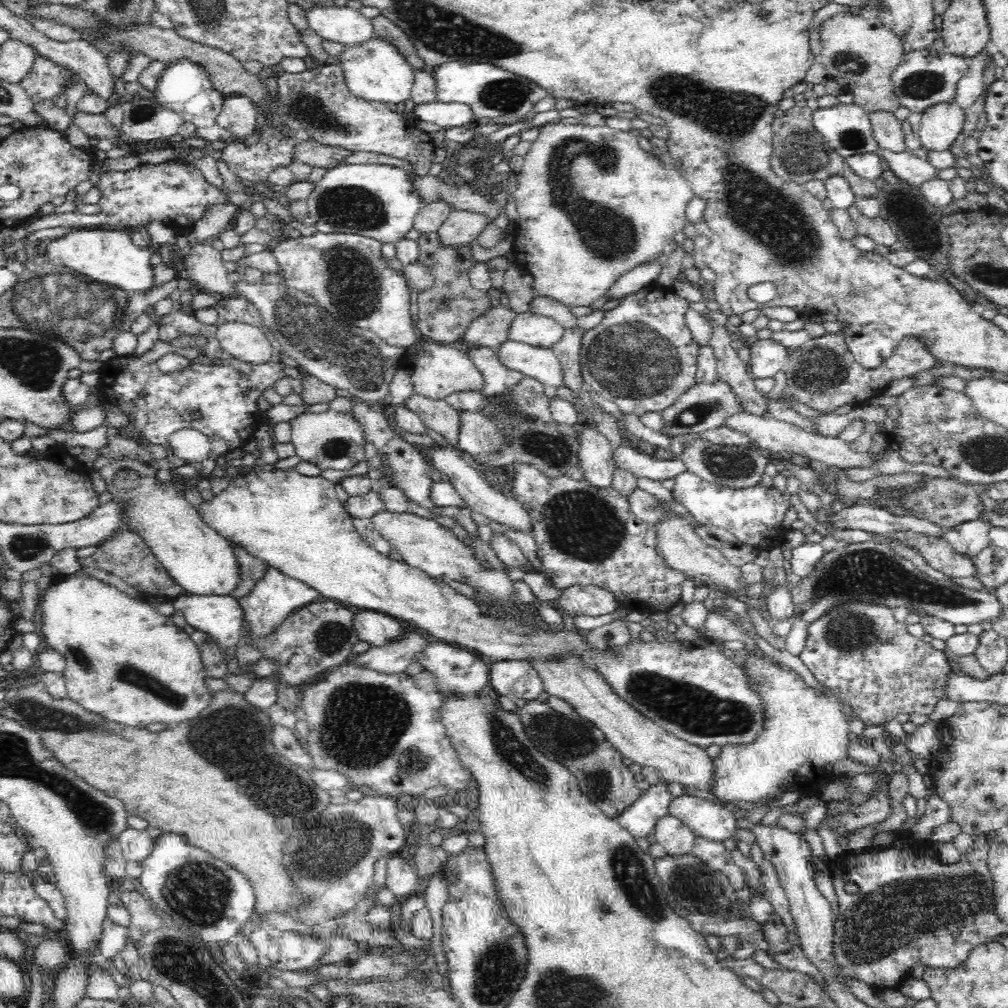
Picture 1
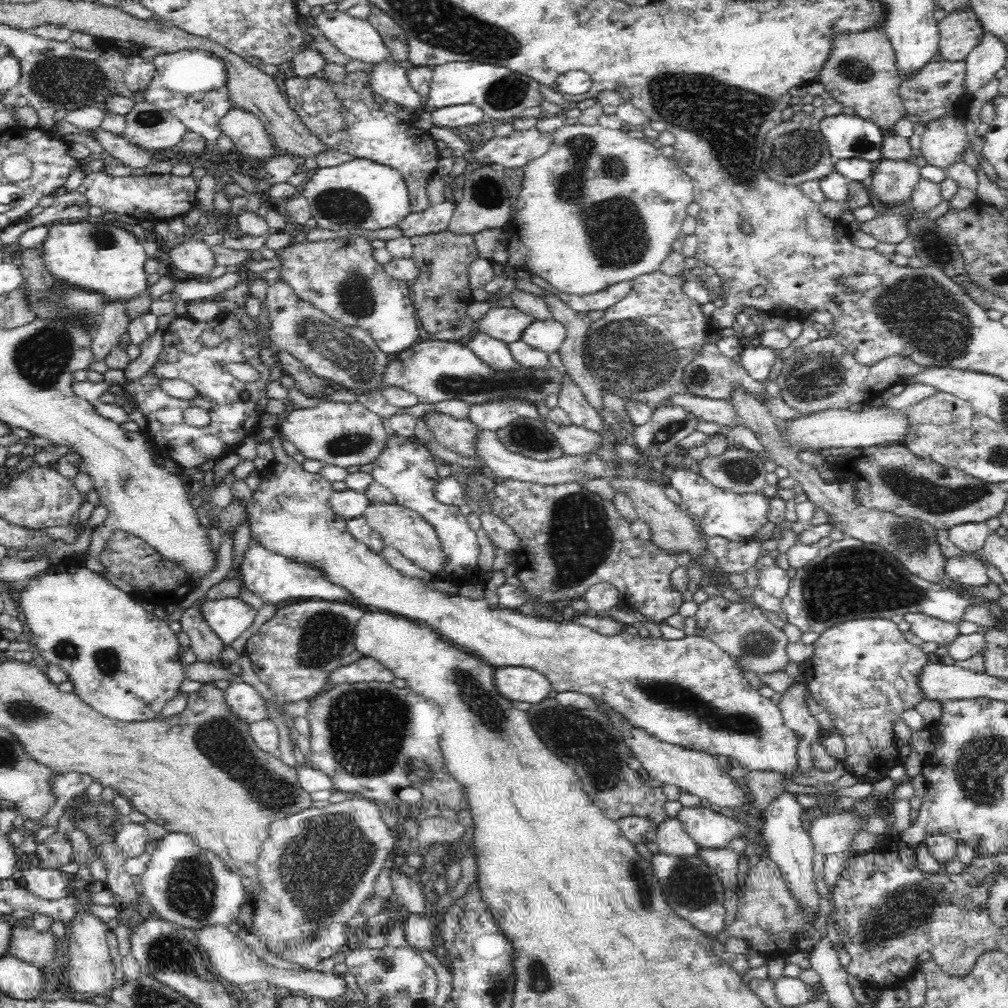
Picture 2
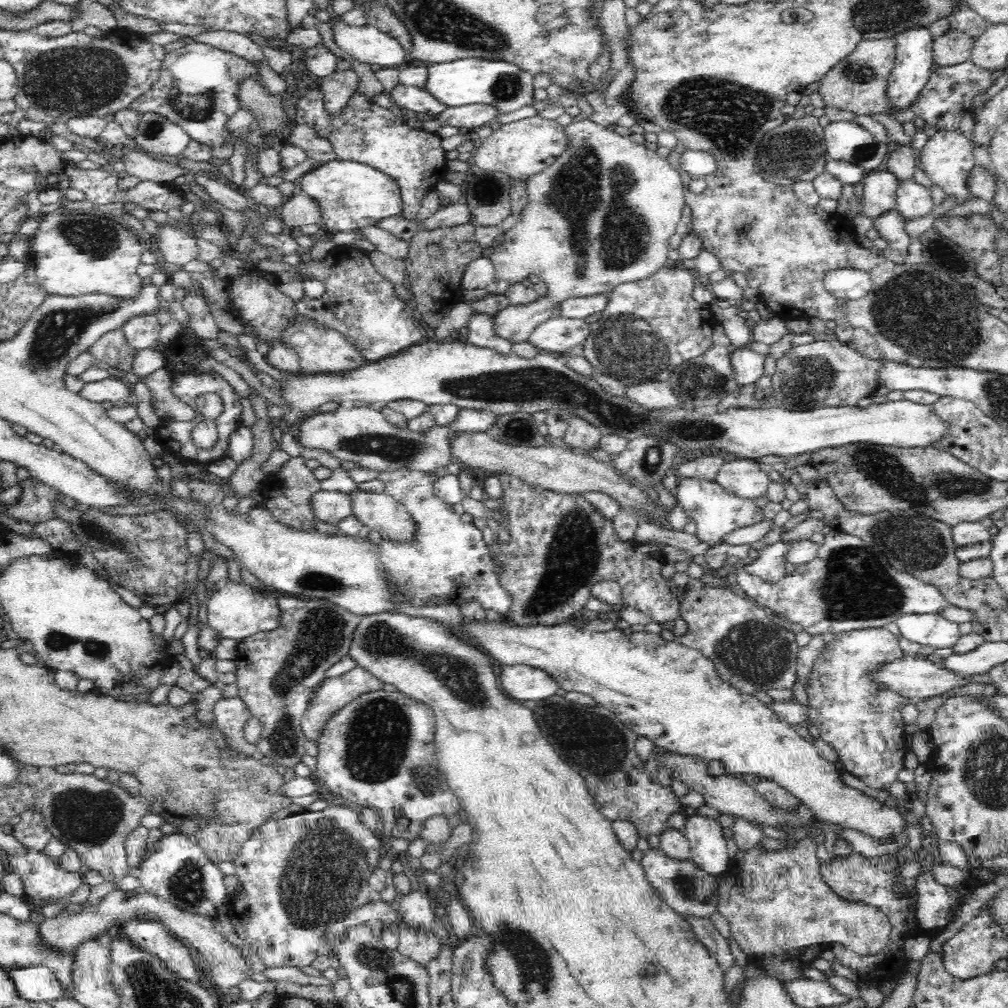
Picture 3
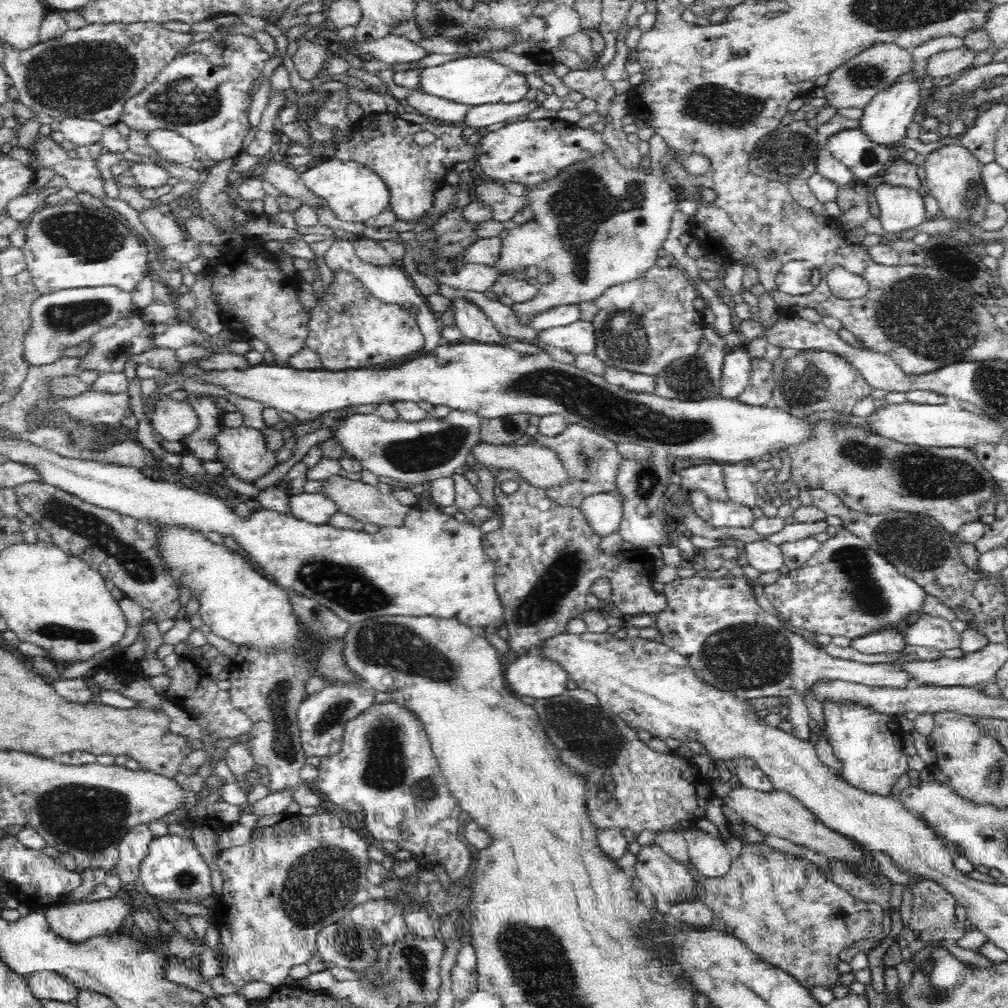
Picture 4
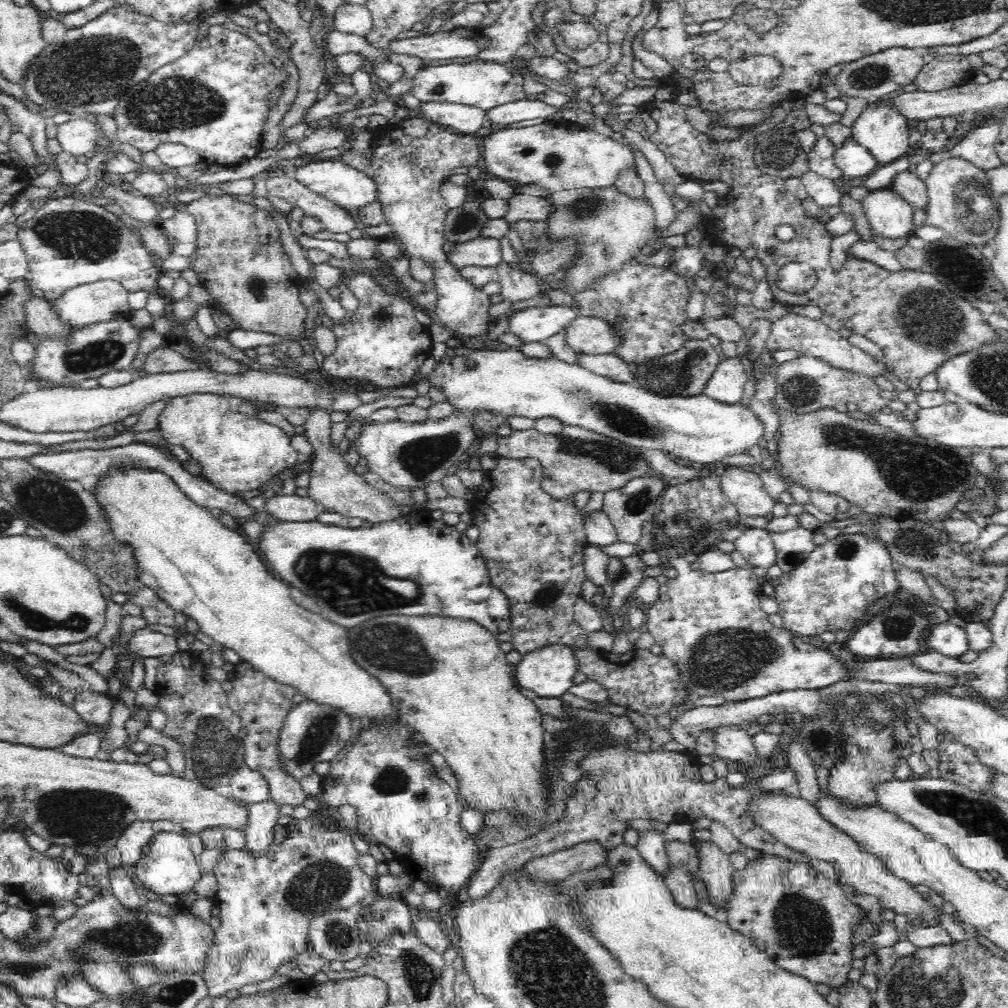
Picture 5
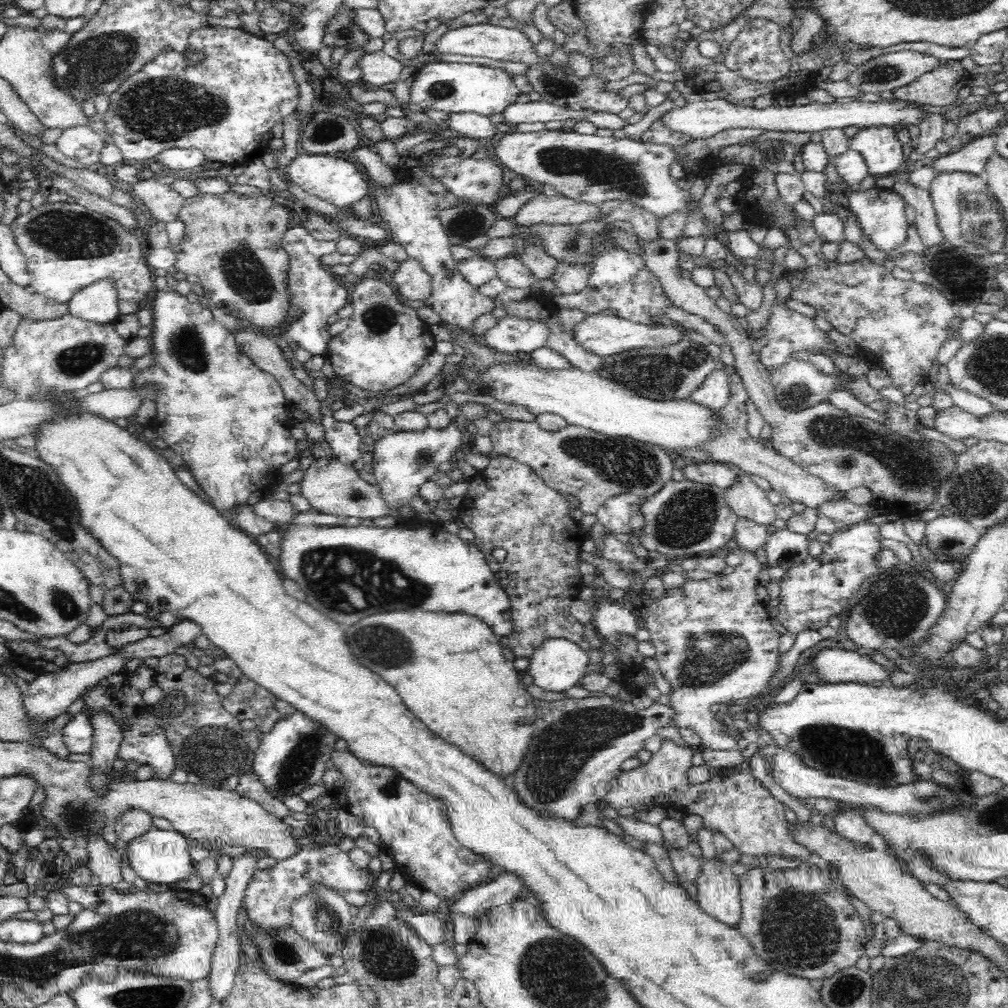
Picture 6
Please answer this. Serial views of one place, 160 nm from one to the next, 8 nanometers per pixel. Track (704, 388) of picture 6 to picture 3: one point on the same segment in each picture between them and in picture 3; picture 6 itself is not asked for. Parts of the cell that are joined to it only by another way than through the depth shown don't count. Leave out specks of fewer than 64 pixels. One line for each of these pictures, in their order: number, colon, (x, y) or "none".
3: (747, 364)
4: (736, 370)
5: (726, 384)

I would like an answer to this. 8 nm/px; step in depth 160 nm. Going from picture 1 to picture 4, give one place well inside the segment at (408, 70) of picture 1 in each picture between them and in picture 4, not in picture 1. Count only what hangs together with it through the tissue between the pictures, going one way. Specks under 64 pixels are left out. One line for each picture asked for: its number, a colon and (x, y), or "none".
2: (388, 79)
3: (419, 100)
4: (440, 110)

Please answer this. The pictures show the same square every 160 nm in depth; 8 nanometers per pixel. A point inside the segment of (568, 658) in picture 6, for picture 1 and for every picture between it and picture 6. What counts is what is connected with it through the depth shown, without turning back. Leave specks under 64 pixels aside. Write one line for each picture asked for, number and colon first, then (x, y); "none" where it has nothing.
1: (513, 679)
2: (518, 683)
3: (519, 681)
4: (535, 675)
5: (549, 671)

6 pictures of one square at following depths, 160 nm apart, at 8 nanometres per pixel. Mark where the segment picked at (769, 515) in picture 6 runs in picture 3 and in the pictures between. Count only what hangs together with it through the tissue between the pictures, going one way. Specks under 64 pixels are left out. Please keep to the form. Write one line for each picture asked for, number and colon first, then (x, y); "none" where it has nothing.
3: (743, 478)
4: (740, 478)
5: (744, 488)

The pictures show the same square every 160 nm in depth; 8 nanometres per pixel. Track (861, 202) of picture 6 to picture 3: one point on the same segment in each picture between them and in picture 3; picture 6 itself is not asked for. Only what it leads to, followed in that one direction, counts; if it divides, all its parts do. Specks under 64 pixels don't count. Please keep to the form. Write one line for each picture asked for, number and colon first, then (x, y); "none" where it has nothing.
3: (913, 200)
4: (900, 208)
5: (889, 215)

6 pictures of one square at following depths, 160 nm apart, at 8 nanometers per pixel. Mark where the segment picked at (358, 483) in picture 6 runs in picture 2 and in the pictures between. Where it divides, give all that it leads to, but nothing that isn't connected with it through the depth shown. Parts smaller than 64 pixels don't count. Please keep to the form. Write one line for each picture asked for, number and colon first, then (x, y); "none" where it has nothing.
2: (399, 526)
3: (381, 512)
4: (368, 504)
5: (334, 485)

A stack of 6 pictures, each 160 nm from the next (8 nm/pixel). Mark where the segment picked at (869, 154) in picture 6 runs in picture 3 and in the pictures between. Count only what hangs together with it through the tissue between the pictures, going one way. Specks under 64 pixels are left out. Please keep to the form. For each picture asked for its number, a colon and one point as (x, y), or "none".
3: (914, 59)
4: (886, 118)
5: (884, 134)

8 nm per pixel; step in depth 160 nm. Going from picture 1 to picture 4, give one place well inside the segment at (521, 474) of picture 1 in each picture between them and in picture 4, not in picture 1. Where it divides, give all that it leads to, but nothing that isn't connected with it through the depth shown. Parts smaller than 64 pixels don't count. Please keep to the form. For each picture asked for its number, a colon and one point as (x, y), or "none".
2: (570, 539)
3: (559, 547)
4: (546, 557)

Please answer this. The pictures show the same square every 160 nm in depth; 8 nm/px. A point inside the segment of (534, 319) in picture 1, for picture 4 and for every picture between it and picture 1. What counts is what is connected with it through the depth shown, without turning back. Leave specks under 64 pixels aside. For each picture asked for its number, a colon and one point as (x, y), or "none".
2: (547, 335)
3: (558, 335)
4: (579, 337)

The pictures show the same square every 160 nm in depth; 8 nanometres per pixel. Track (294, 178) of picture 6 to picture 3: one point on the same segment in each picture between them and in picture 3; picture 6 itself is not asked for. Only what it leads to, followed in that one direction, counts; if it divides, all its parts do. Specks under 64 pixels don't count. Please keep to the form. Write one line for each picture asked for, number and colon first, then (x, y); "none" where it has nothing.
3: (351, 195)
4: (355, 193)
5: (346, 187)

